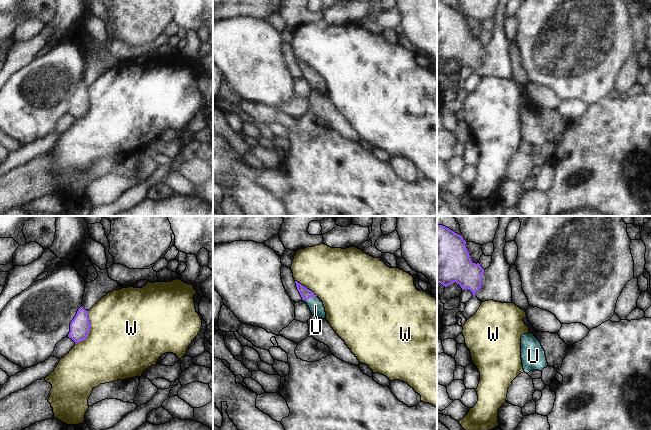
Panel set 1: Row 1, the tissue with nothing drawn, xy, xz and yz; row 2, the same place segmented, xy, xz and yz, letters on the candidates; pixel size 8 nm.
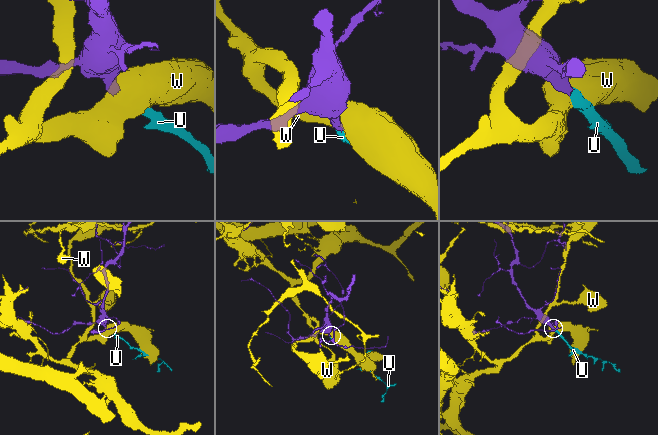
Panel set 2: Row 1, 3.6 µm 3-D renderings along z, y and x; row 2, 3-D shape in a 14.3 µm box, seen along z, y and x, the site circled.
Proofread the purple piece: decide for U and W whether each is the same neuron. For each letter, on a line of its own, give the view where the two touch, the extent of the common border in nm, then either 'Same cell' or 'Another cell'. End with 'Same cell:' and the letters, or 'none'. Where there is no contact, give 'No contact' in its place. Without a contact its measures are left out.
U: Touches purple in xz. Shared border 120 nm. Same cell
W: Touches purple in xy. Shared border 300 nm. Another cell
Same cell: U.

